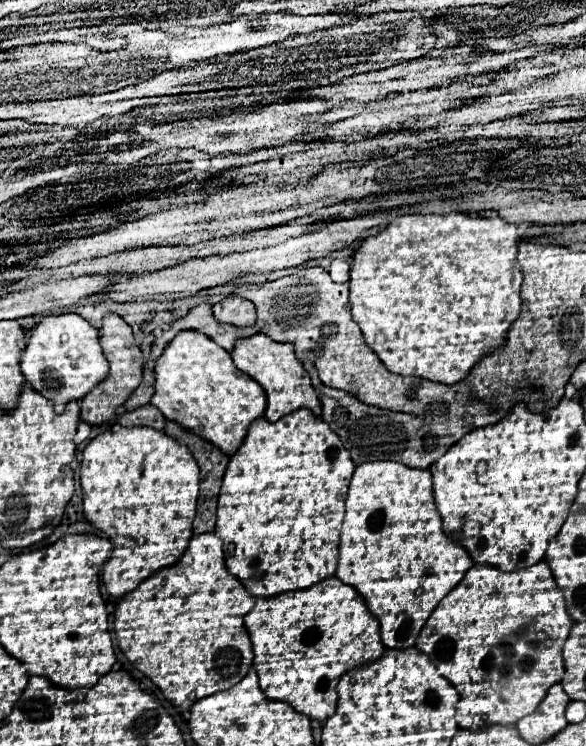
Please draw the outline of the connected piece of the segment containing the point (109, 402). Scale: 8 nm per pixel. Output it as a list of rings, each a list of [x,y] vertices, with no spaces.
[[[106,315],[104,317],[104,327],[100,331],[100,345],[102,345],[102,351],[110,363],[110,377],[106,381],[102,381],[102,385],[94,387],[94,391],[90,395],[86,395],[86,399],[80,401],[80,419],[90,423],[90,425],[102,425],[102,423],[108,423],[114,419],[118,407],[122,407],[128,397],[132,395],[132,391],[140,385],[142,381],[142,373],[144,373],[144,357],[142,357],[142,351],[134,345],[134,335],[130,331],[130,325],[118,317],[118,315]]]

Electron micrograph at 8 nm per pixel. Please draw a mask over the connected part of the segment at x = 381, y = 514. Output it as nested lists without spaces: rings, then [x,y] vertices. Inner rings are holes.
[[[394,461],[356,467],[346,499],[336,577],[362,595],[380,623],[384,647],[398,651],[414,647],[430,613],[472,565],[462,545],[442,531],[428,469],[410,469]]]

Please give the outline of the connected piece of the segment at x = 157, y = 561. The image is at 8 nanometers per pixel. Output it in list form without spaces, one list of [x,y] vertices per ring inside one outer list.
[[[130,427],[106,431],[92,439],[84,449],[84,459],[80,465],[80,485],[82,485],[82,503],[86,519],[112,539],[112,557],[104,565],[102,583],[110,597],[122,599],[128,591],[134,591],[144,579],[154,575],[164,567],[172,567],[178,557],[186,551],[192,537],[192,521],[196,513],[200,471],[194,463],[194,457],[186,447],[174,443],[162,431],[150,427]]]

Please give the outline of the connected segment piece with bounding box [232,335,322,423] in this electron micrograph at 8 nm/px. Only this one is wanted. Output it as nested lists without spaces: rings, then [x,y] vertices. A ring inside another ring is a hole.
[[[254,335],[248,339],[240,339],[240,343],[236,343],[232,351],[232,361],[242,373],[250,375],[264,387],[266,397],[268,397],[268,407],[266,407],[264,417],[270,423],[298,409],[310,409],[316,417],[320,417],[322,413],[320,399],[310,383],[310,375],[304,371],[302,363],[294,355],[294,345],[276,343],[268,335]]]

